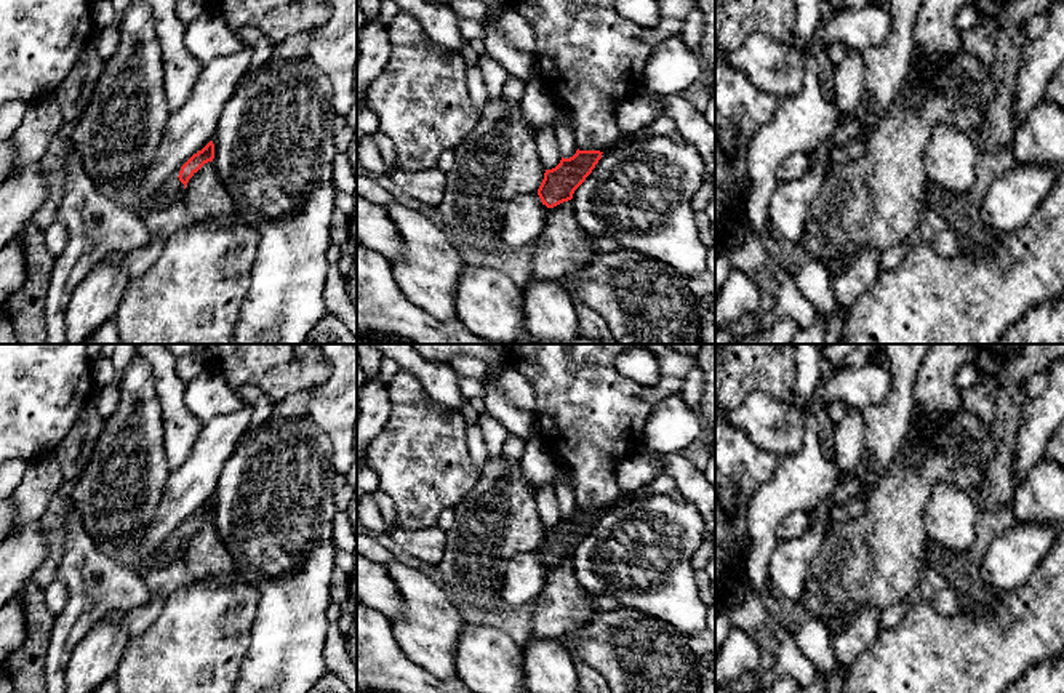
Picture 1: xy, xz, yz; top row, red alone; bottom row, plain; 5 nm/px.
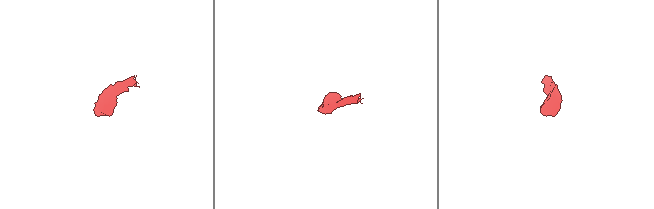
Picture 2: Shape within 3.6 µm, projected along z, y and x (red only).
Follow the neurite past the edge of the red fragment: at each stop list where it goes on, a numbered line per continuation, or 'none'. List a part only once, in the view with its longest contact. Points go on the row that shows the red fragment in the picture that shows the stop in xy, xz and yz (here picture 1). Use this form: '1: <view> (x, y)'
1: xy (172, 189)

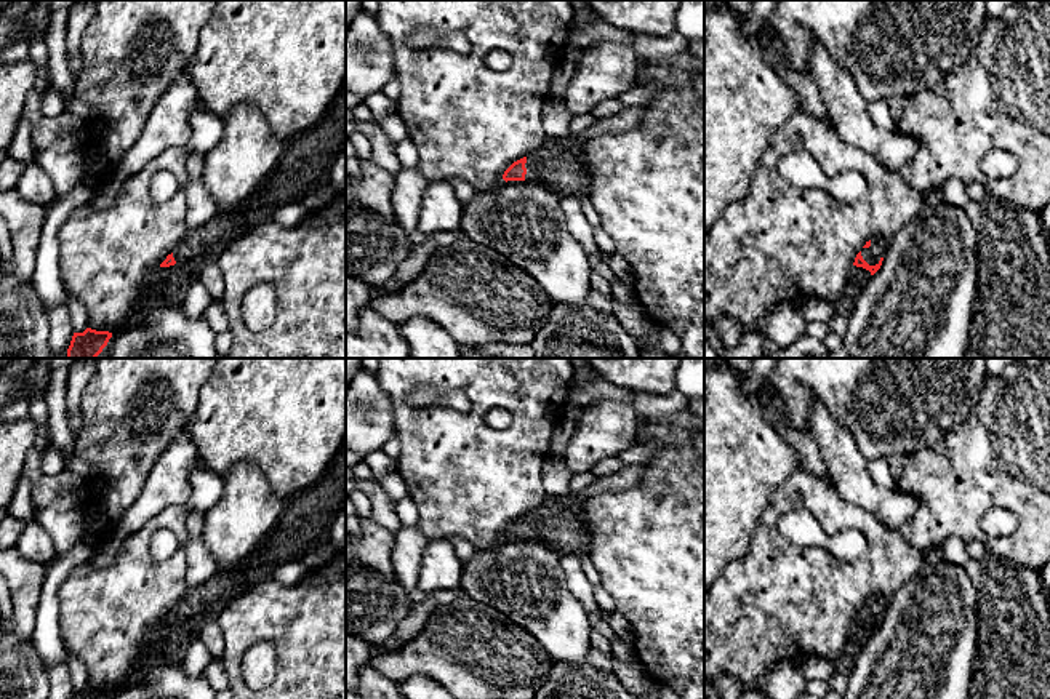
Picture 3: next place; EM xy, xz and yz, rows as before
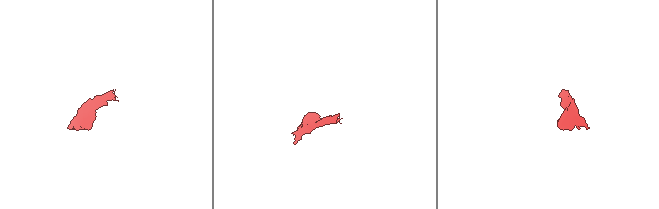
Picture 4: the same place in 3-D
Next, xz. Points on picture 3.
1: xz (559, 167)

